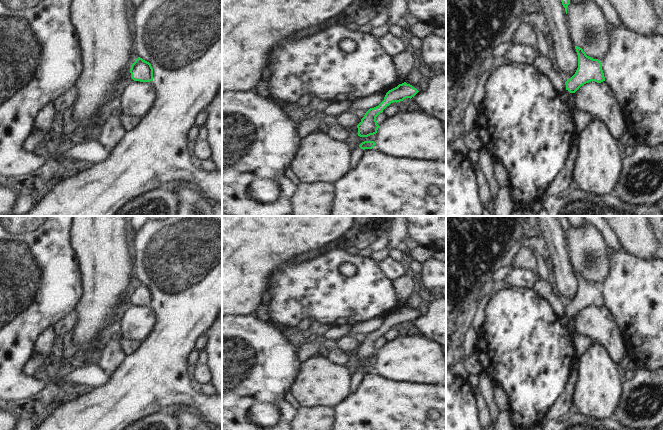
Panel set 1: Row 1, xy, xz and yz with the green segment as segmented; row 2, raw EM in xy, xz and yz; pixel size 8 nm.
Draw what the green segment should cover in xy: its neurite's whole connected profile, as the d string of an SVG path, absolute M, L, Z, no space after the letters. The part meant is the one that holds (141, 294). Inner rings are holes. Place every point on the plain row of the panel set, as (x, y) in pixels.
M138 281L131 289L131 302L134 305L150 306L153 305L153 292L151 288Z

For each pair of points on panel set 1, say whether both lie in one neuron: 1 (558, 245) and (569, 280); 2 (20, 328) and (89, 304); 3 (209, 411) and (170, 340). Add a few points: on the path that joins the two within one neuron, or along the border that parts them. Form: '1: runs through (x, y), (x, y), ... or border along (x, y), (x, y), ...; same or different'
1: runs through (559, 254), (564, 271); same
2: border along (85, 286), (83, 297), (76, 308); different
3: runs through (191, 395), (170, 374), (170, 358); same

